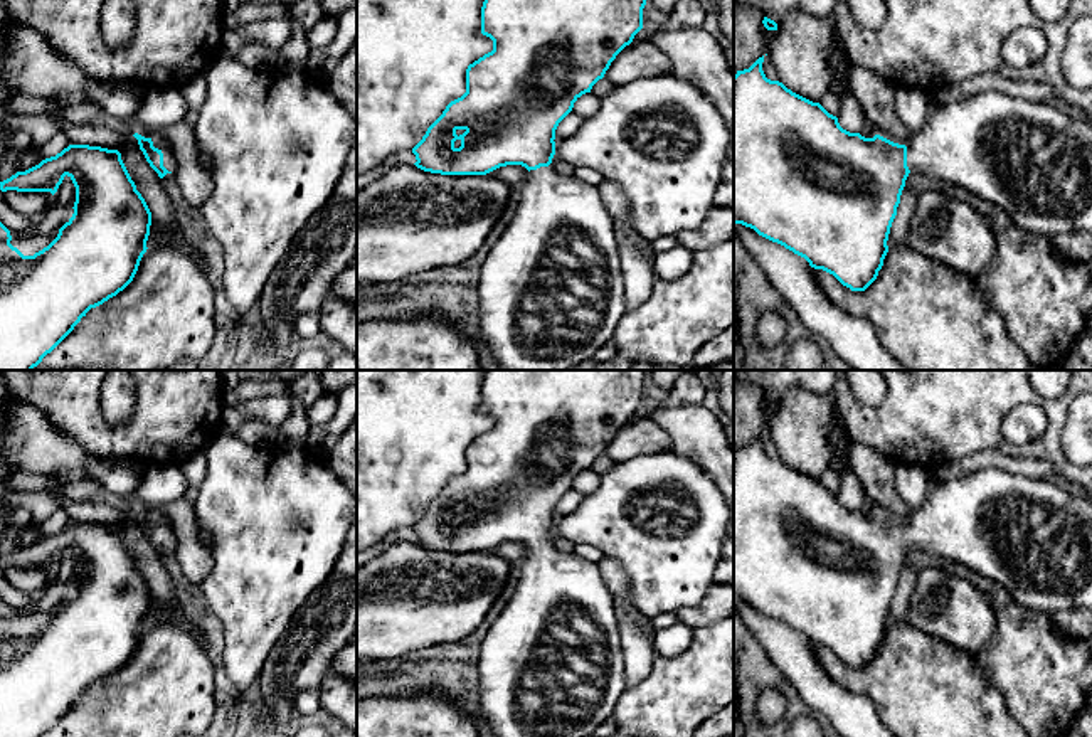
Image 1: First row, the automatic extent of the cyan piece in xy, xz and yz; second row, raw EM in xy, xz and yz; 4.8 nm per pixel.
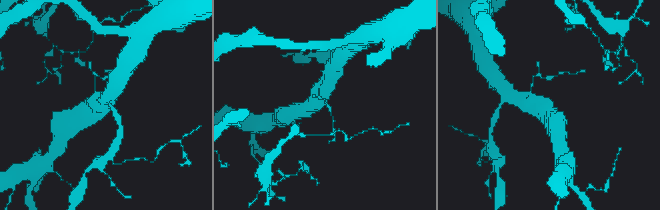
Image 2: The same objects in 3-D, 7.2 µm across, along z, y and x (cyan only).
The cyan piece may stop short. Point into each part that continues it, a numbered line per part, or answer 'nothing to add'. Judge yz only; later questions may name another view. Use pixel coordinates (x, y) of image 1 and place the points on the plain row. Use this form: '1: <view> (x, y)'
1: yz (1030, 537)

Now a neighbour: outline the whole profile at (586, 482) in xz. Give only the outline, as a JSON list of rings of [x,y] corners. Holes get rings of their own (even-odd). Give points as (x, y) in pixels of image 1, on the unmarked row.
[[[586,469],[580,475],[577,475],[572,488],[587,495],[587,493],[594,491],[599,483],[601,483],[601,475],[594,473],[592,469]]]

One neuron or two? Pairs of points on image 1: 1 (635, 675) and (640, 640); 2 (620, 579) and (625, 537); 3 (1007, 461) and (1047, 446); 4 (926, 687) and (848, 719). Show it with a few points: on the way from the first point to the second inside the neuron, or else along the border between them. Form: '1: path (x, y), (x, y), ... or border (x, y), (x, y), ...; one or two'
1: path (636, 667), (638, 648); one
2: border (604, 556), (623, 567), (635, 603); two
3: border (980, 451), (1038, 456), (1055, 471); two
4: border (842, 685), (865, 695), (880, 719); two

